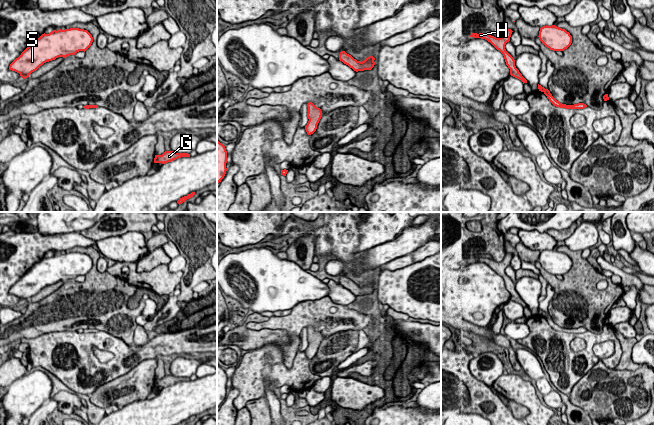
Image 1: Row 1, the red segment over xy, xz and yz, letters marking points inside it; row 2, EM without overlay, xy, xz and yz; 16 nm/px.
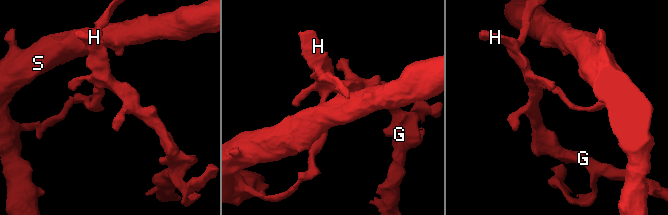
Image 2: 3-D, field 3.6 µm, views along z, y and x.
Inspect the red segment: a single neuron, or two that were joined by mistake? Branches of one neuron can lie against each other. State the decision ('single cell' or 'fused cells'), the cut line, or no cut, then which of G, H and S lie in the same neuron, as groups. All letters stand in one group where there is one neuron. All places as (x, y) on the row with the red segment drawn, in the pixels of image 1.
single cell; no cut; G H S

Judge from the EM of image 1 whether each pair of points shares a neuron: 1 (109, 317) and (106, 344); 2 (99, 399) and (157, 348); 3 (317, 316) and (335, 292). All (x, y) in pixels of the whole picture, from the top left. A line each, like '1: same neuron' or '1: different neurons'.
1: different neurons
2: different neurons
3: different neurons

